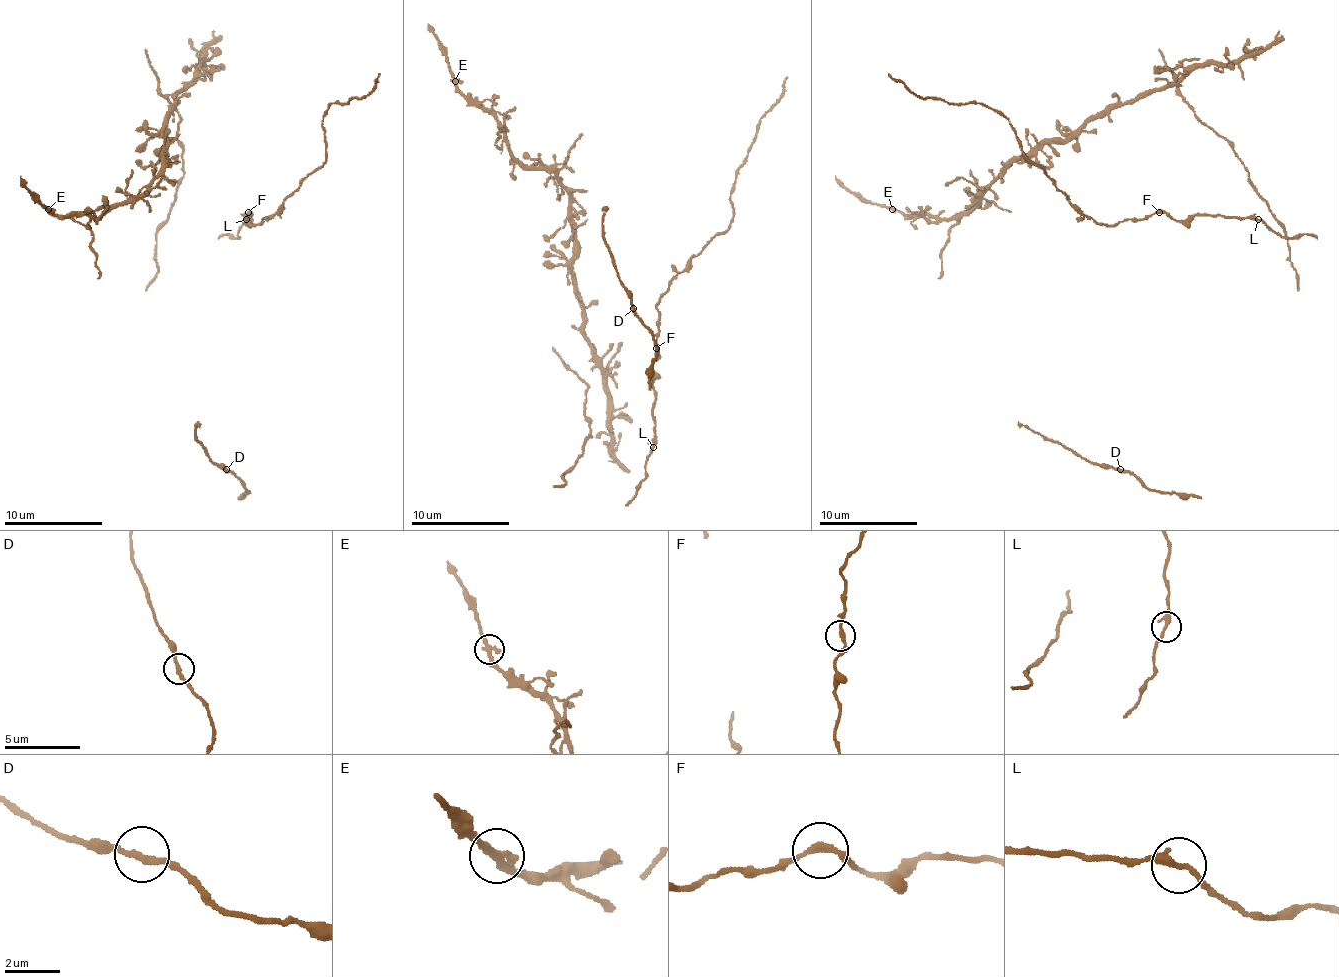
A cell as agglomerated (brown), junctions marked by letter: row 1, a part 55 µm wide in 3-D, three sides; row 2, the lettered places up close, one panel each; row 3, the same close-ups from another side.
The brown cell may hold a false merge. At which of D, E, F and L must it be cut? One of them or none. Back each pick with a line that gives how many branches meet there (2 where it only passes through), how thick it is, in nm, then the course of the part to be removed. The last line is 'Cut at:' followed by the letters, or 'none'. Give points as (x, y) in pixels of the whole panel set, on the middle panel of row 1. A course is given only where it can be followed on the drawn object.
Cut at: none

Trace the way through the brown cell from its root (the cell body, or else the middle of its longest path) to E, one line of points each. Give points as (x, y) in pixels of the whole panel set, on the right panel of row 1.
E: (1182, 86), (1167, 84), (1112, 103), (1063, 140), (1041, 140), (1019, 155), (962, 217), (893, 210)

